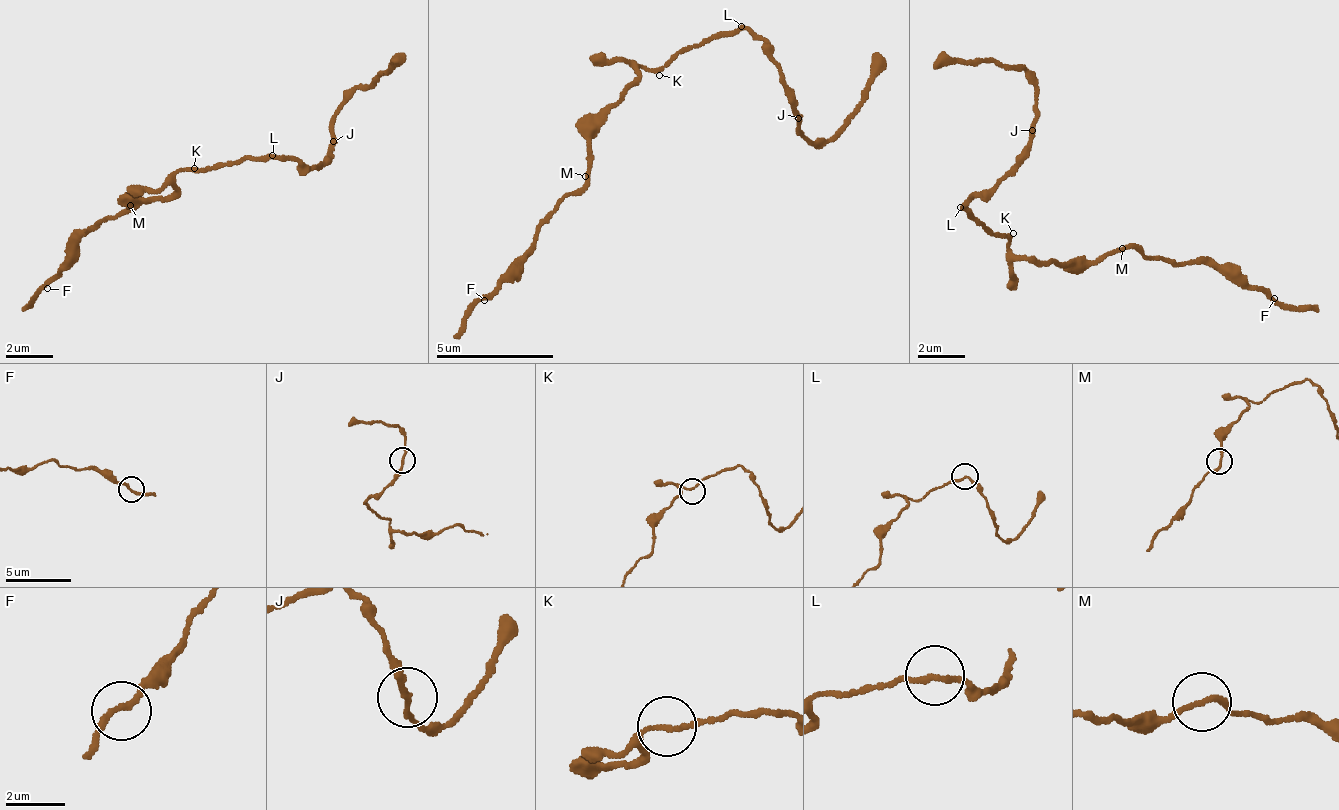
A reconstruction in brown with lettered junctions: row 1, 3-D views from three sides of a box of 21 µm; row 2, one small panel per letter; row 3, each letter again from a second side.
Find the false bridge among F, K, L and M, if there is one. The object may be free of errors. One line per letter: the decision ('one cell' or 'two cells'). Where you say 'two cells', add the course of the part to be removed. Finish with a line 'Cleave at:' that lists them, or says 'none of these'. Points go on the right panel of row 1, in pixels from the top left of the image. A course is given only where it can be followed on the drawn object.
F: one cell
K: one cell
L: two cells; foreign part runs (962, 207), (1004, 174), (1032, 135), (1037, 91), (1029, 72), (984, 61), (935, 68)
M: one cell
Cleave at: L

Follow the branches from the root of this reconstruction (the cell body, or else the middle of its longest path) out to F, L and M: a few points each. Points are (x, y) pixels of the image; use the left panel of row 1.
F: (193, 171), (182, 171), (174, 196), (163, 203), (132, 206), (134, 212), (89, 228), (47, 288)
L: (193, 171), (205, 170), (215, 164), (238, 165), (248, 158), (271, 154)
M: (193, 171), (182, 171), (171, 188), (174, 196), (163, 203), (132, 206), (134, 212), (135, 207), (130, 205)

